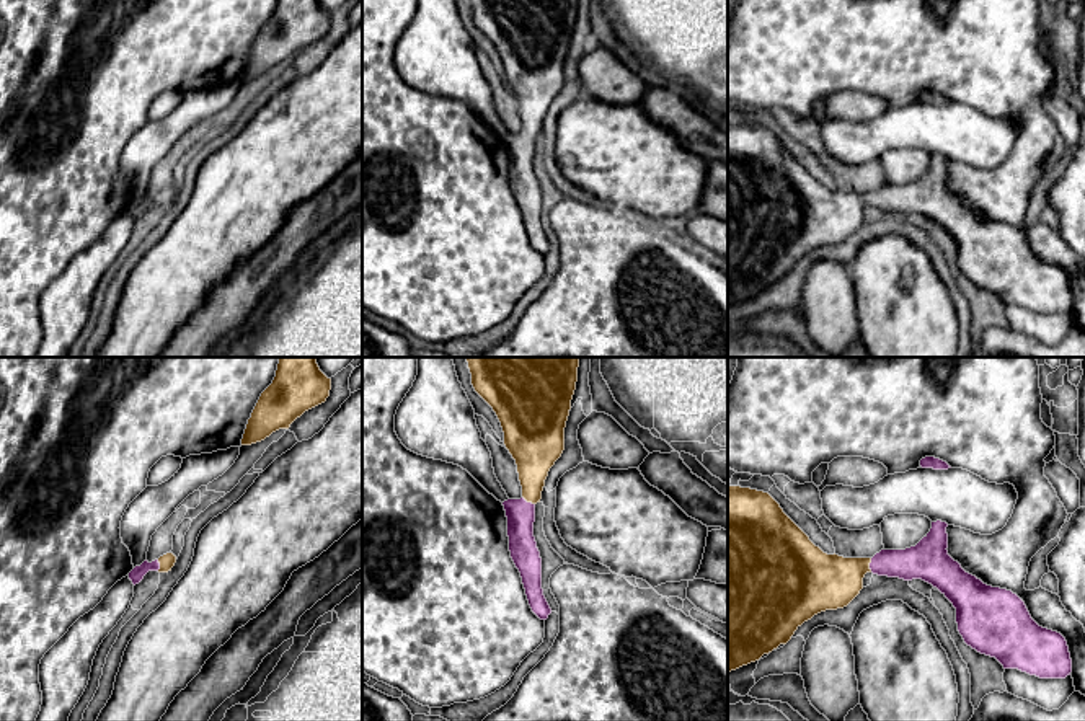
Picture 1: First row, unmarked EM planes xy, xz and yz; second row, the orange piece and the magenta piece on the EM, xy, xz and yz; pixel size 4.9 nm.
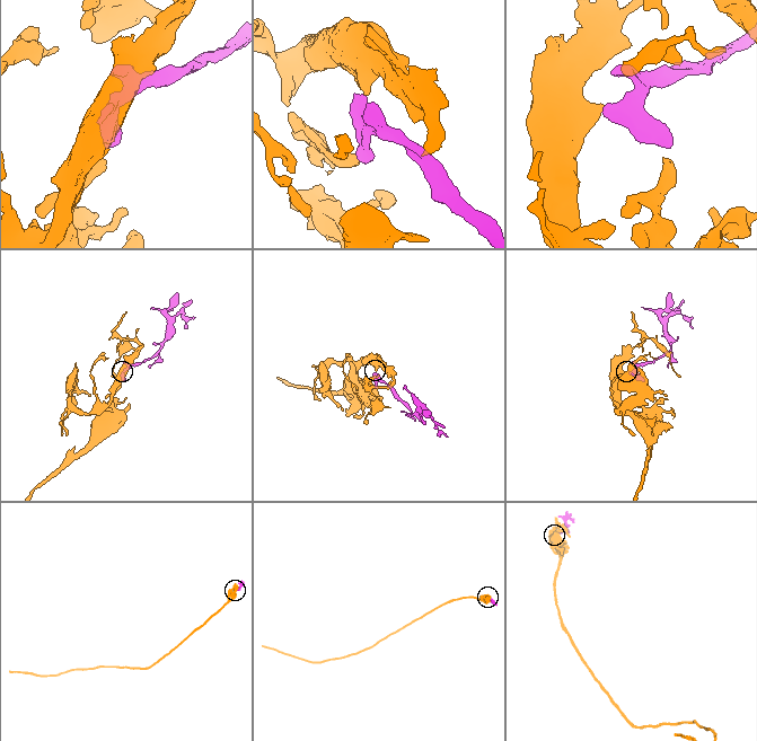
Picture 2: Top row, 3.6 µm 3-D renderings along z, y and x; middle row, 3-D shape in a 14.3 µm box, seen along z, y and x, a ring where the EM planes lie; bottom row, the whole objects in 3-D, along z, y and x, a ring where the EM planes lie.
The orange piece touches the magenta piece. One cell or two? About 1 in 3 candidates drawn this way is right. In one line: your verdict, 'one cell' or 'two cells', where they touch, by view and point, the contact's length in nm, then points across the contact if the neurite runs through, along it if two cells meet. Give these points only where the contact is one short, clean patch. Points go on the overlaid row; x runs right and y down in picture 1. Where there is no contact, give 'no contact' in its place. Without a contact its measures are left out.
one cell; contact yz (868, 565); length 70 nm; way yz (821, 581), (837, 581), (868, 565), (919, 561)

